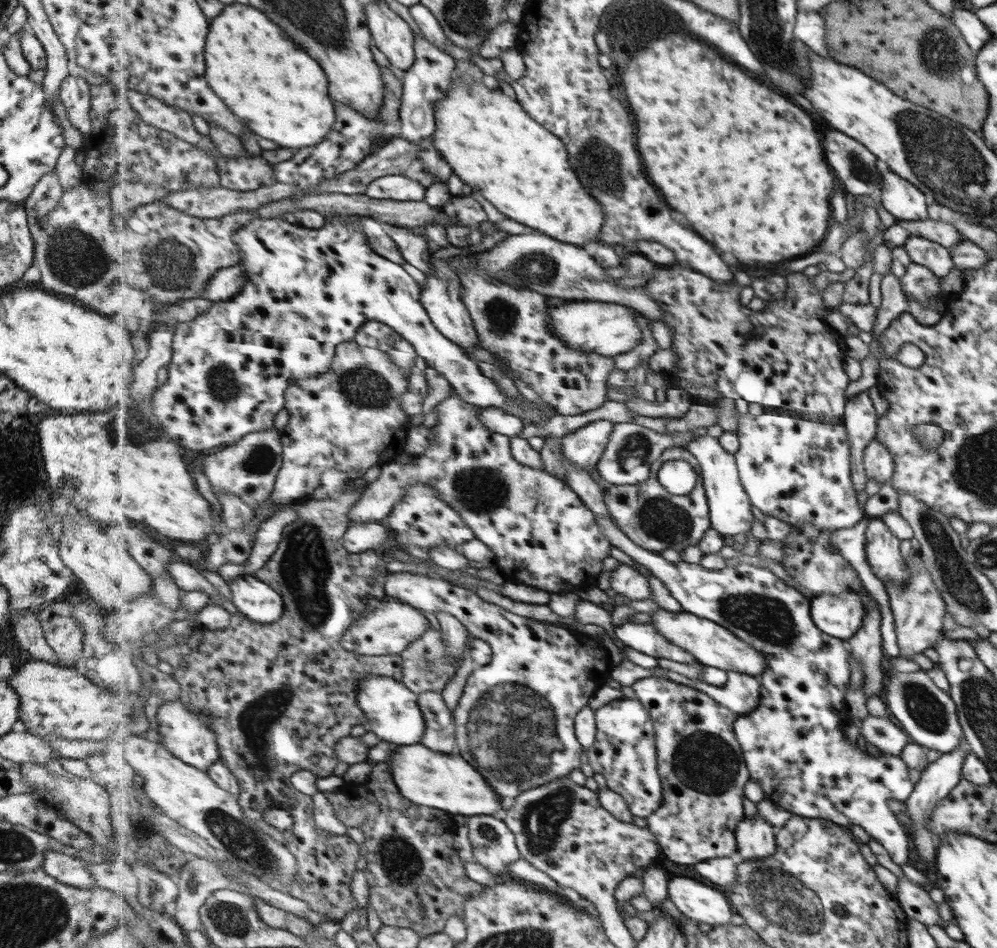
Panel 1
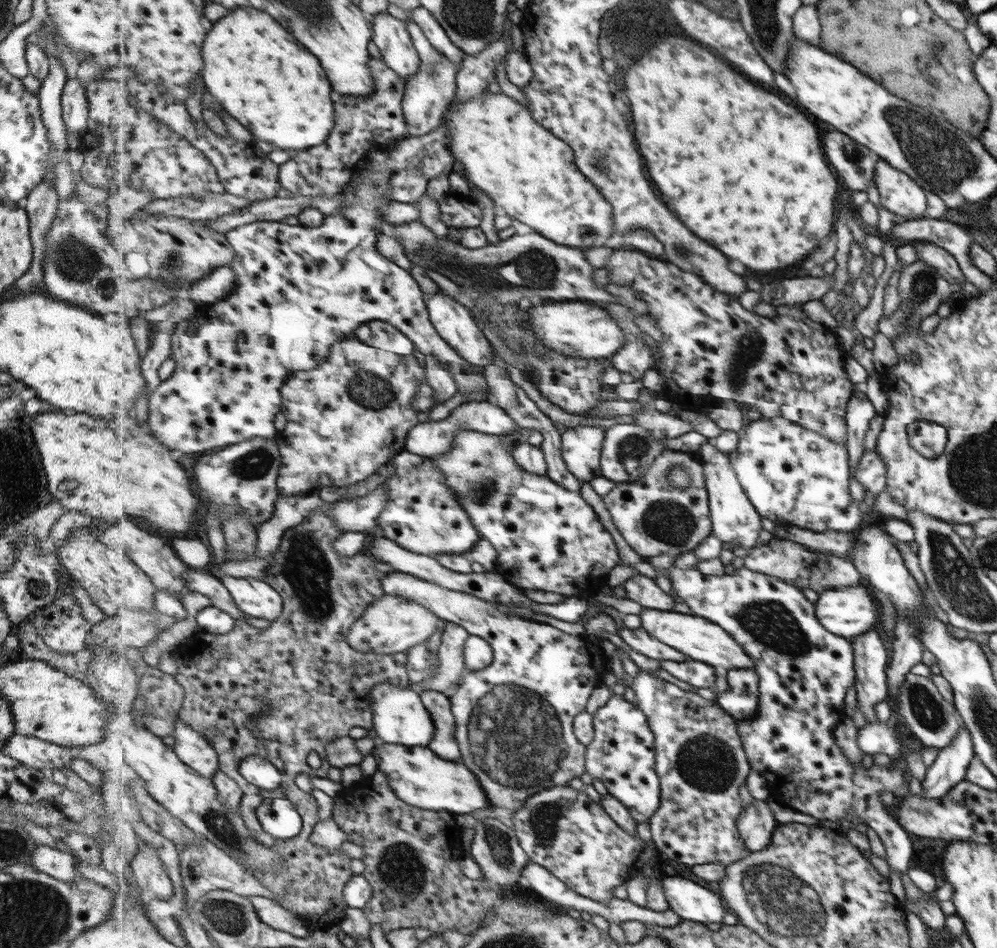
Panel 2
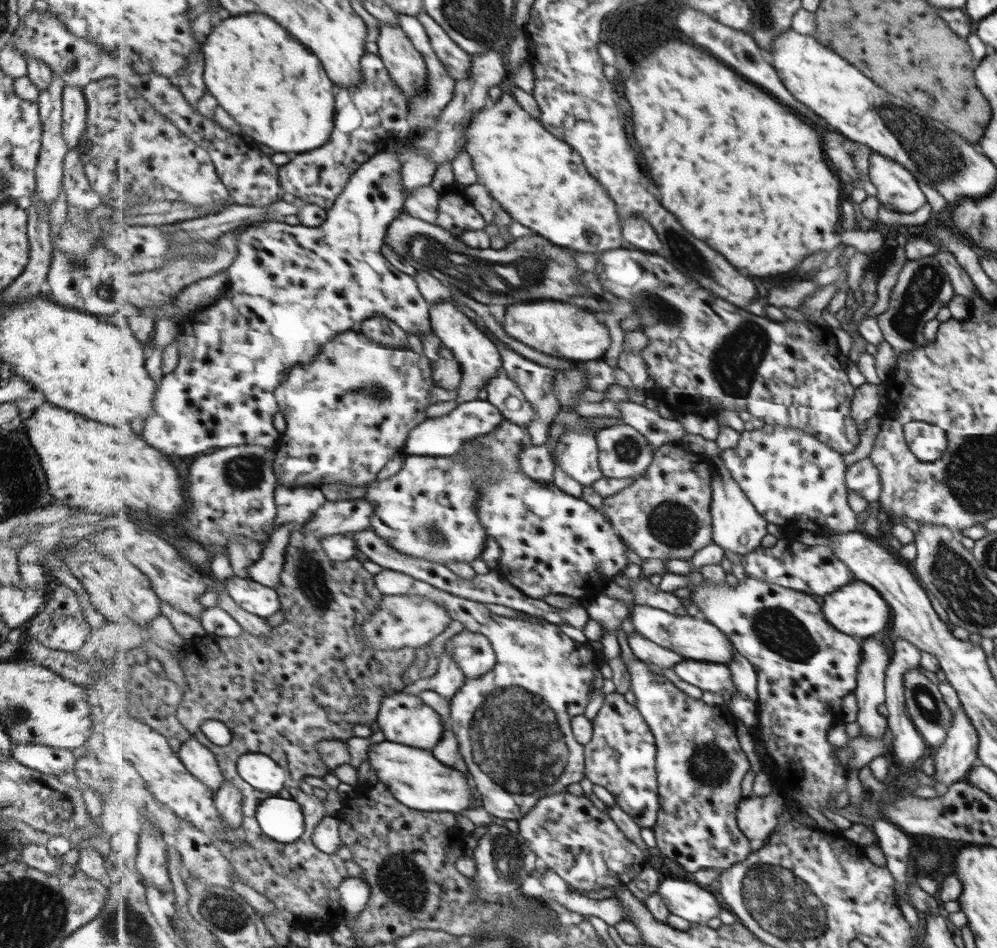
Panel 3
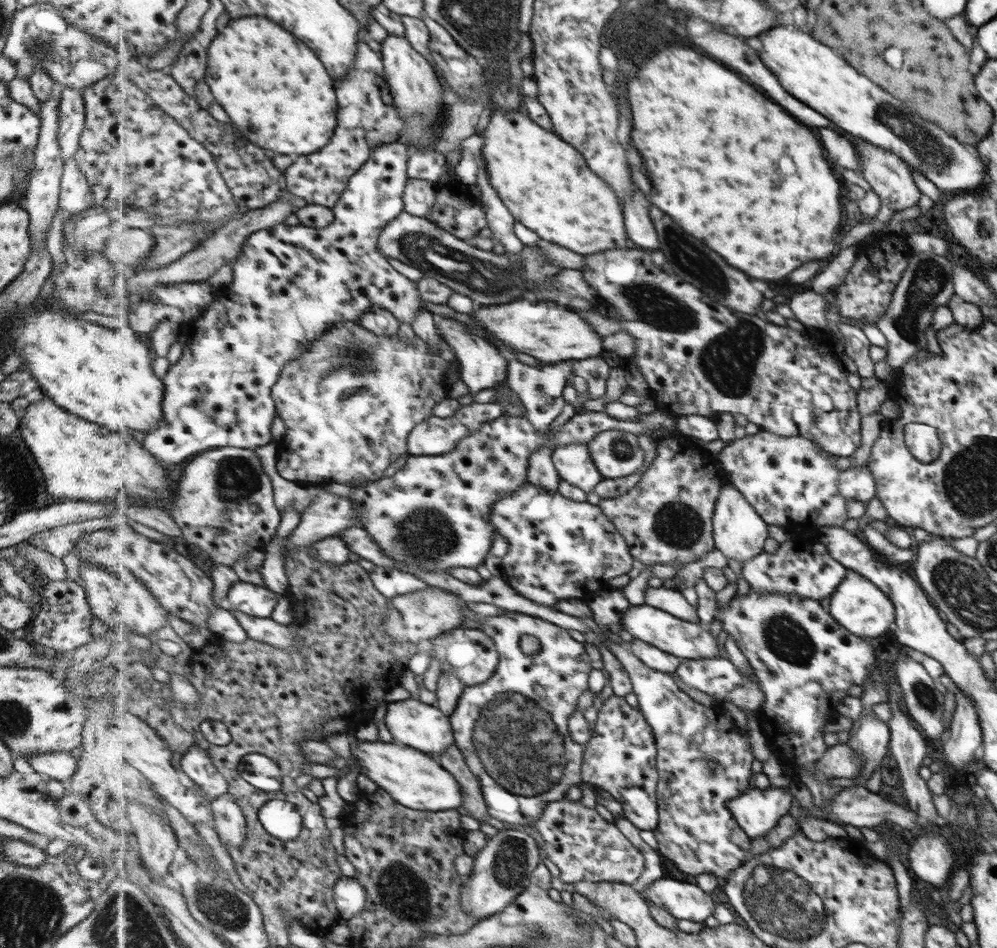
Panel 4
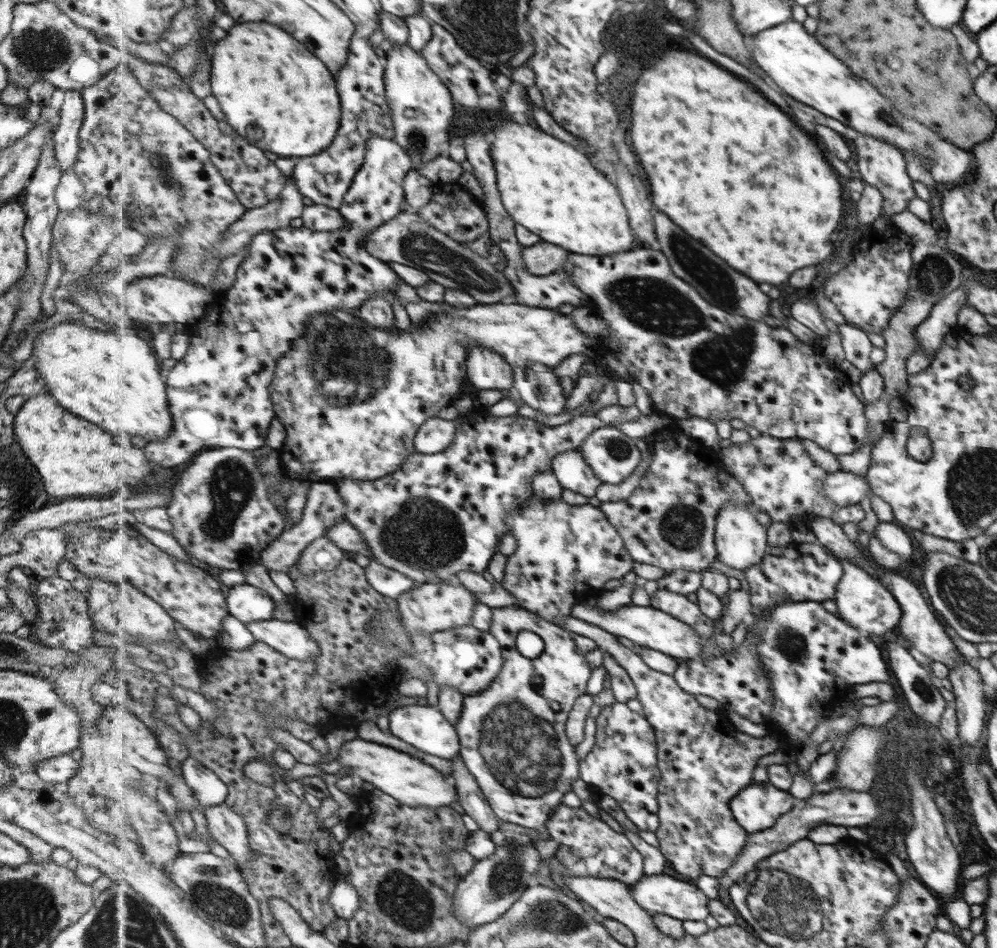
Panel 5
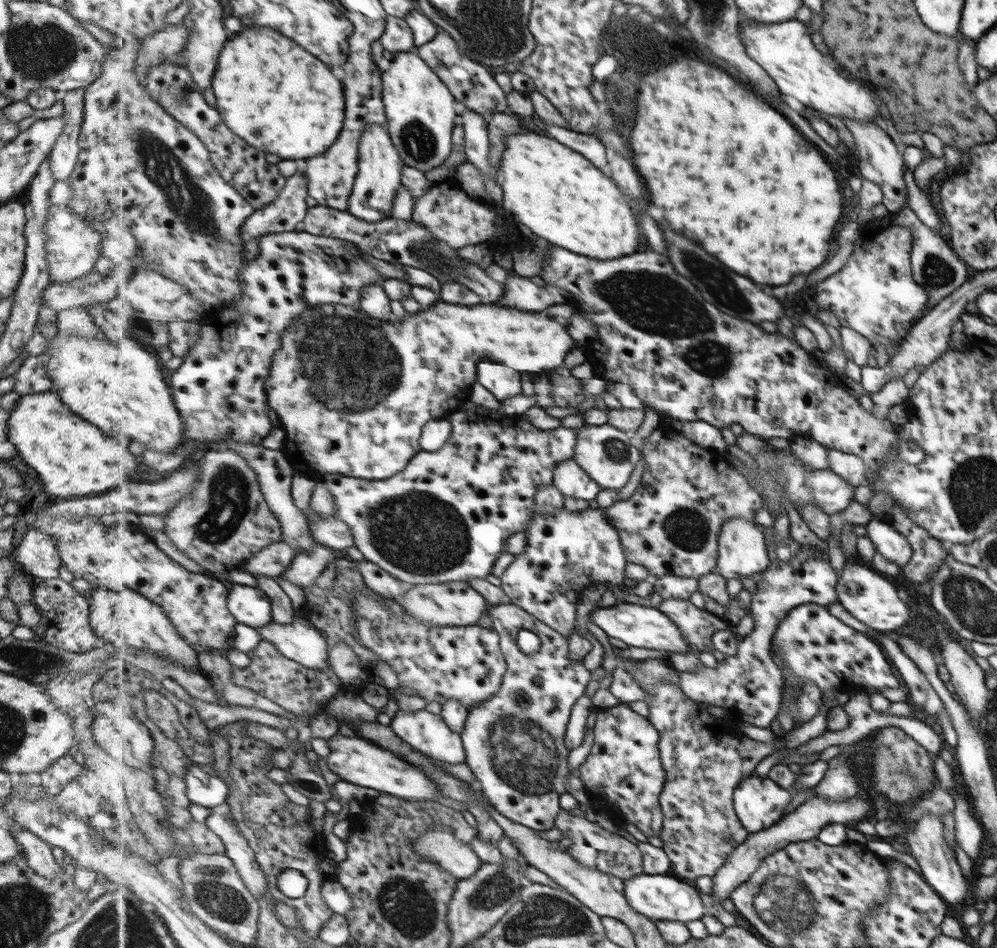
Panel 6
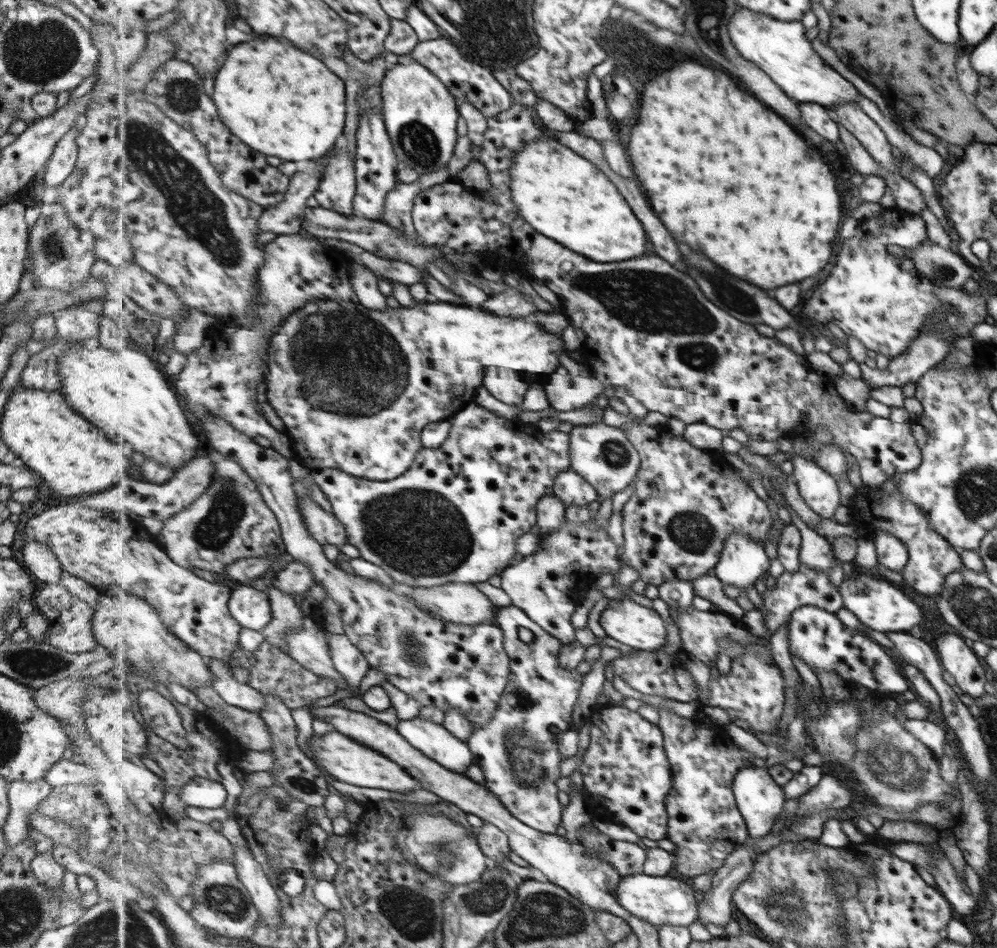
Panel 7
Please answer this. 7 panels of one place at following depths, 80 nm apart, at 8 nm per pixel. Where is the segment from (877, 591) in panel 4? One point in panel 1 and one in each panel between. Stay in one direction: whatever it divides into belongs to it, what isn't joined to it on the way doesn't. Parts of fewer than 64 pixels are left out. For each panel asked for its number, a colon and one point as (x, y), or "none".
1: (839, 615)
2: (850, 611)
3: (857, 609)

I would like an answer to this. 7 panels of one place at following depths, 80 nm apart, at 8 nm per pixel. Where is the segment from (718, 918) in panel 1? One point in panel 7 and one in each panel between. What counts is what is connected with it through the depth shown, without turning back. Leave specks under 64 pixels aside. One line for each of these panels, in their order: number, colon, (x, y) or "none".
2: (693, 902)
3: (695, 903)
4: (684, 900)
5: (659, 894)
6: (660, 897)
7: (661, 900)

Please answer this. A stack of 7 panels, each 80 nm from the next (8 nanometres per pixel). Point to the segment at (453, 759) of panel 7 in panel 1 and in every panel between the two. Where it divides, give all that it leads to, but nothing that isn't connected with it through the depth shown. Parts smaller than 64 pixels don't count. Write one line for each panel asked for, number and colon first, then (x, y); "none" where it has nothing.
1: (394, 712)
2: (400, 716)
3: (404, 718)
4: (424, 727)
5: (424, 727)
6: (427, 733)

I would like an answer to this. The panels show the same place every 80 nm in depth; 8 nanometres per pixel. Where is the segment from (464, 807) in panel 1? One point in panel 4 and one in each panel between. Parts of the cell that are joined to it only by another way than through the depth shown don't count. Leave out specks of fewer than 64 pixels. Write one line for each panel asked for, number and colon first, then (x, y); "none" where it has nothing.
2: (420, 777)
3: (416, 777)
4: (417, 780)

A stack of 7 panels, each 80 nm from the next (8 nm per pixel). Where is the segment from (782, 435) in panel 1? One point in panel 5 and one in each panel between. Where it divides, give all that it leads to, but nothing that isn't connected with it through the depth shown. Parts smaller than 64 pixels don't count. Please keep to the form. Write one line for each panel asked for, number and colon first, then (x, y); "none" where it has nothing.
2: (794, 476)
3: (789, 474)
4: (790, 478)
5: (783, 481)

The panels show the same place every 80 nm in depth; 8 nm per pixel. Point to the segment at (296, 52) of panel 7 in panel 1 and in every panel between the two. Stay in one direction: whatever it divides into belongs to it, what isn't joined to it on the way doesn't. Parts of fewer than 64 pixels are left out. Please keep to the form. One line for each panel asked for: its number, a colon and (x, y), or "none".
1: (262, 75)
2: (272, 86)
3: (276, 89)
4: (254, 65)
5: (274, 92)
6: (281, 99)

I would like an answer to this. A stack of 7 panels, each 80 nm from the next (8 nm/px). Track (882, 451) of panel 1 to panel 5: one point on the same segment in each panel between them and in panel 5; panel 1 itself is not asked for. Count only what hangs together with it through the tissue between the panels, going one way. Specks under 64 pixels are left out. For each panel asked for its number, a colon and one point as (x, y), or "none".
2: (869, 471)
3: (862, 477)
4: (855, 483)
5: (841, 488)

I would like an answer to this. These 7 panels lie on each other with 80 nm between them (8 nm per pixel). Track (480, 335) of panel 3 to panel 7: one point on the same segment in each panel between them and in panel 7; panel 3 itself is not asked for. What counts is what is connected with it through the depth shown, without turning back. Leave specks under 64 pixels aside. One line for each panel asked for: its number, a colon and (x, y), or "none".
4: (484, 366)
5: (488, 370)
6: (504, 382)
7: (505, 384)

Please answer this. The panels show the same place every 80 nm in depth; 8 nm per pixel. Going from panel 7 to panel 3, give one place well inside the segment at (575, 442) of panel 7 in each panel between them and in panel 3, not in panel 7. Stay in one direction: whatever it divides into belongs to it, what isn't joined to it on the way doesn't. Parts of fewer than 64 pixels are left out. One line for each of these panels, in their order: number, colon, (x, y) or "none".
3: (624, 452)
4: (617, 454)
5: (614, 456)
6: (606, 453)

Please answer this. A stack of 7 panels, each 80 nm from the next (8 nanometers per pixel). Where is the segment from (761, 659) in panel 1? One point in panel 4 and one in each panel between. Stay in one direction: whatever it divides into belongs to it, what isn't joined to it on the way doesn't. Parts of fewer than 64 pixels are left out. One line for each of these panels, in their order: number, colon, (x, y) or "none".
2: (697, 637)
3: (695, 639)
4: (692, 640)

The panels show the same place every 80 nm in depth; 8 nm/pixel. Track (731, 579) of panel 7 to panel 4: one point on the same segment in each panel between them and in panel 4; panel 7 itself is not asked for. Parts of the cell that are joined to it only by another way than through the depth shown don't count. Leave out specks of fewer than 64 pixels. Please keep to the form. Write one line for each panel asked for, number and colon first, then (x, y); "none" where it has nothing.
4: (740, 532)
5: (741, 541)
6: (743, 553)

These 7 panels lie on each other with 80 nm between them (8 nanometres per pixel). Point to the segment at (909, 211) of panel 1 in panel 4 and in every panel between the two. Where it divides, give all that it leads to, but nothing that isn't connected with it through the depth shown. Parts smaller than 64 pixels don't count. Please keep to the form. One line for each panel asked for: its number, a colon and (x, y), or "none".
2: (897, 192)
3: (896, 190)
4: (888, 176)

